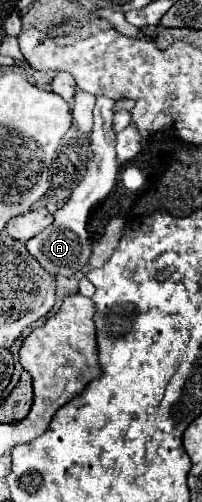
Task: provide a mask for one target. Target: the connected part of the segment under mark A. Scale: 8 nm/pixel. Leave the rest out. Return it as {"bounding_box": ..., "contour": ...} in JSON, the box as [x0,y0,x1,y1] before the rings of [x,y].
{"bounding_box":[26,95,118,277],"contour":[[[98,95],[96,97],[96,107],[94,107],[94,127],[92,127],[92,149],[94,155],[88,161],[88,169],[80,185],[74,189],[70,195],[68,203],[60,207],[54,213],[54,223],[46,227],[38,237],[32,237],[26,247],[28,251],[38,259],[38,263],[52,275],[64,275],[70,277],[78,271],[86,269],[86,261],[90,259],[90,241],[88,241],[88,231],[86,231],[86,221],[90,209],[102,201],[114,187],[116,175],[118,175],[118,159],[116,159],[116,131],[112,129],[112,119],[114,119],[114,99]]]}

